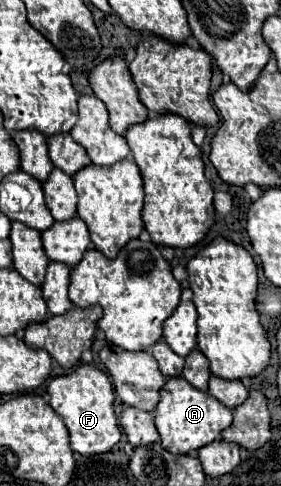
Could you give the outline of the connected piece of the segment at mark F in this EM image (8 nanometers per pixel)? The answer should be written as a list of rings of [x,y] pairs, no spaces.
[[[80,363],[72,373],[54,377],[46,391],[50,395],[50,407],[64,419],[64,425],[68,427],[70,445],[74,451],[80,455],[96,455],[110,451],[118,443],[120,429],[112,409],[114,391],[108,377],[100,369],[92,367],[90,363]]]

